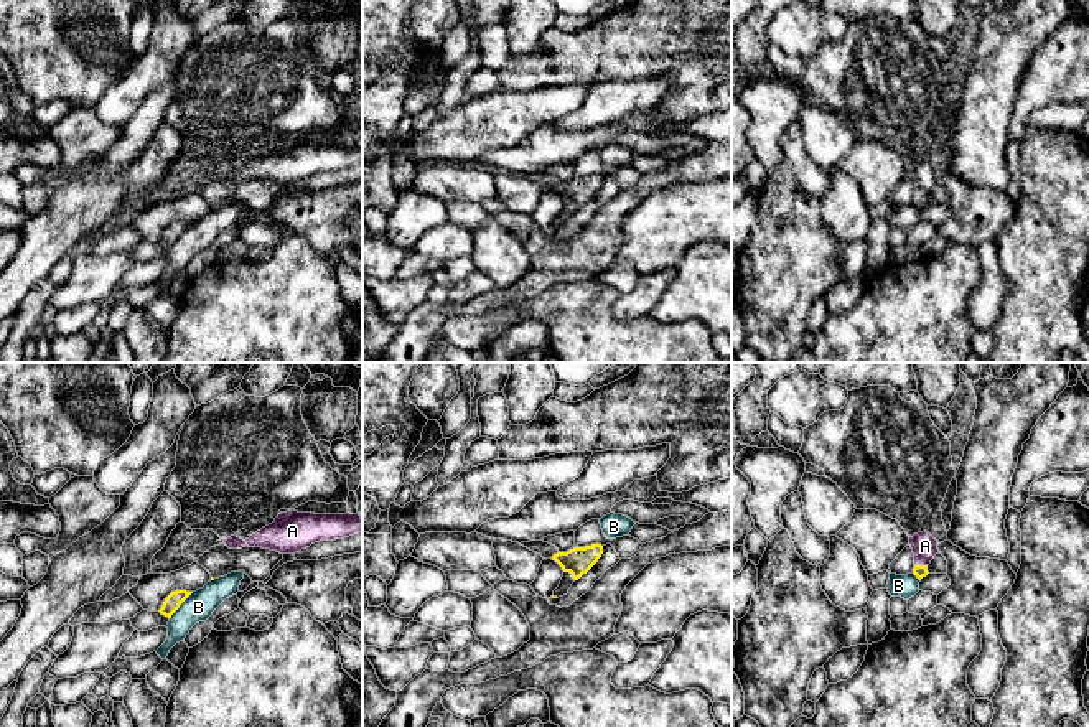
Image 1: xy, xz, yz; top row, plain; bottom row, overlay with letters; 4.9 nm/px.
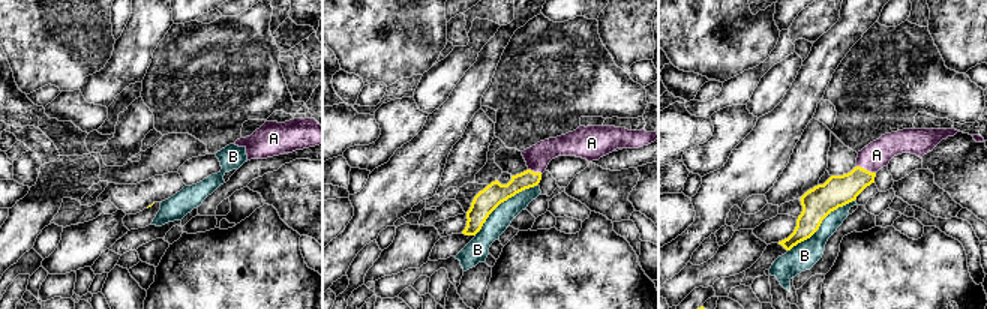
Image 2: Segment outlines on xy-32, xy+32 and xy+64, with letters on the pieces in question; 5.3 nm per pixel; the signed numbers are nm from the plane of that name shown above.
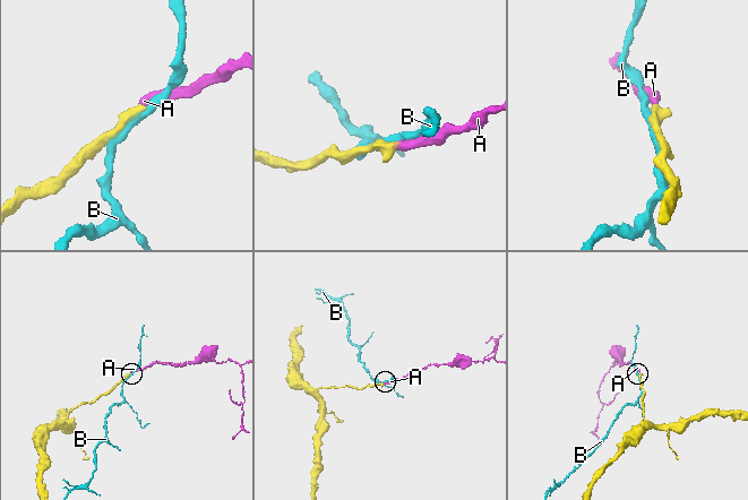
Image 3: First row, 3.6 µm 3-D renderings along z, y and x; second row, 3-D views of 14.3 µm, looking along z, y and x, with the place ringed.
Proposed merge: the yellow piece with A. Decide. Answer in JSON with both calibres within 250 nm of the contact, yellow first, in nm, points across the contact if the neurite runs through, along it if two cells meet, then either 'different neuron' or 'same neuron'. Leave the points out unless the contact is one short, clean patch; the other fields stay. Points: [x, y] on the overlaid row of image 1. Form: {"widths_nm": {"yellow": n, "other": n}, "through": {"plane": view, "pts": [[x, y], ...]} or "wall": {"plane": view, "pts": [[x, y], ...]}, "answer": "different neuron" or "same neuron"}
{"widths_nm": {"yellow": 60, "other": 120}, "through": {"plane": "yz", "pts": [[920, 571], [921, 566], [925, 546]]}, "answer": "same neuron"}

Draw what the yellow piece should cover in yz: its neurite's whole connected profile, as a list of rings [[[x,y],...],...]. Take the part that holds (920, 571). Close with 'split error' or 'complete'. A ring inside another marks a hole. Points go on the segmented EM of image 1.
[[[926,531],[914,534],[909,537],[909,546],[914,554],[914,569],[913,574],[921,580],[926,577],[928,565],[934,559],[934,556],[939,552],[937,541]]] | split error

